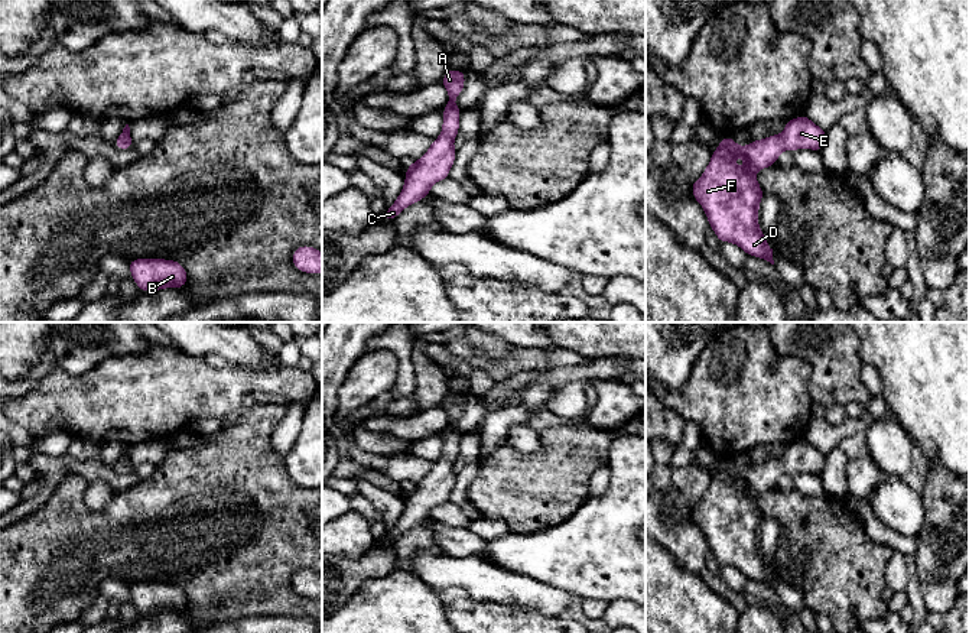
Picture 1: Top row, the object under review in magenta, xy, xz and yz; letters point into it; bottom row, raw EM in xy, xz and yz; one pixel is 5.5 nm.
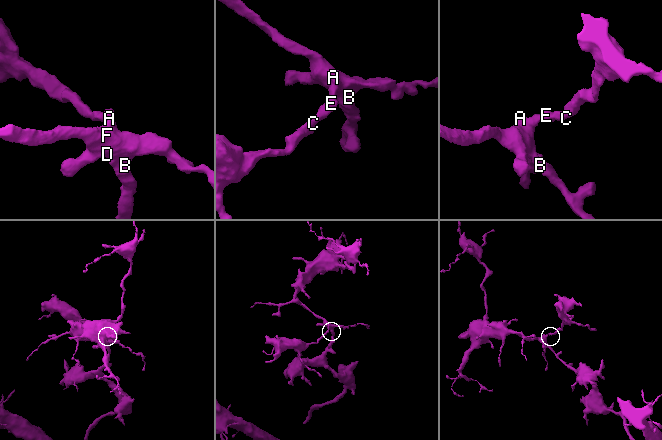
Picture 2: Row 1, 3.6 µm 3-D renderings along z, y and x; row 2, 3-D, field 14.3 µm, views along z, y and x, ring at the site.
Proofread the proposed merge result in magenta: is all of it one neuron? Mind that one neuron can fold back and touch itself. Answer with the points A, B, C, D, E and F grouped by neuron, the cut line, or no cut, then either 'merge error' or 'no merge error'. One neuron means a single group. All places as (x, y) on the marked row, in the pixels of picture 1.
groups A B C D E F; cut none; no merge error

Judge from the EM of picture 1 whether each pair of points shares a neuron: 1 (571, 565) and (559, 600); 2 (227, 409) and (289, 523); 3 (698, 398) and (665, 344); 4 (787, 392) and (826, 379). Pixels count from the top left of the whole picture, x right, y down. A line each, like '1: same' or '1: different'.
1: different
2: different
3: different
4: different

